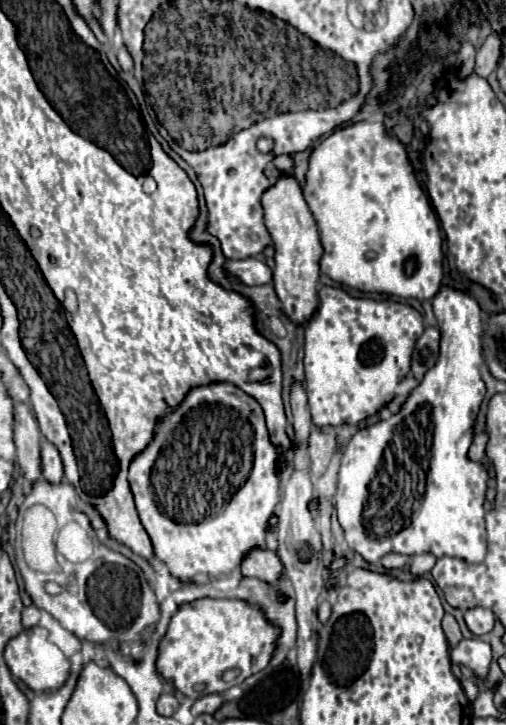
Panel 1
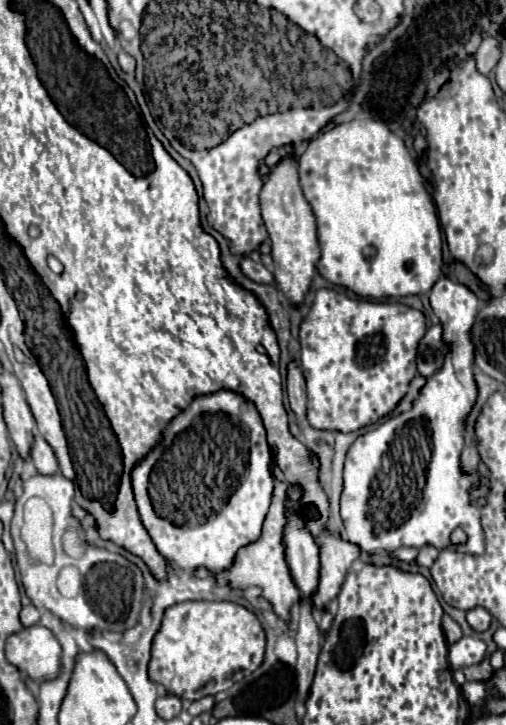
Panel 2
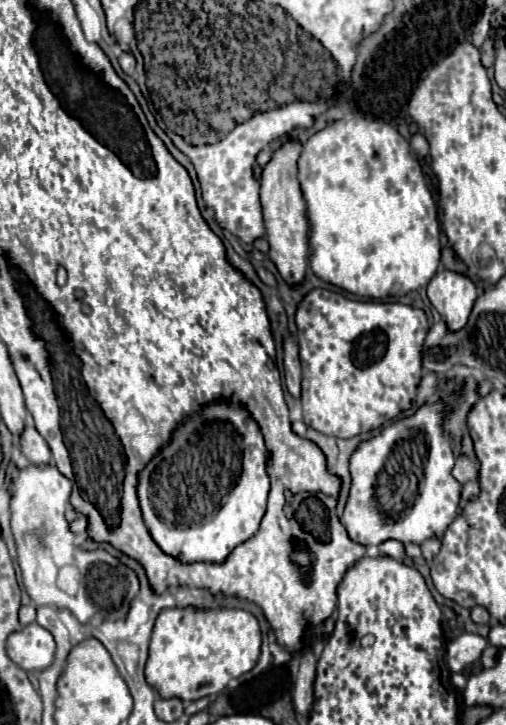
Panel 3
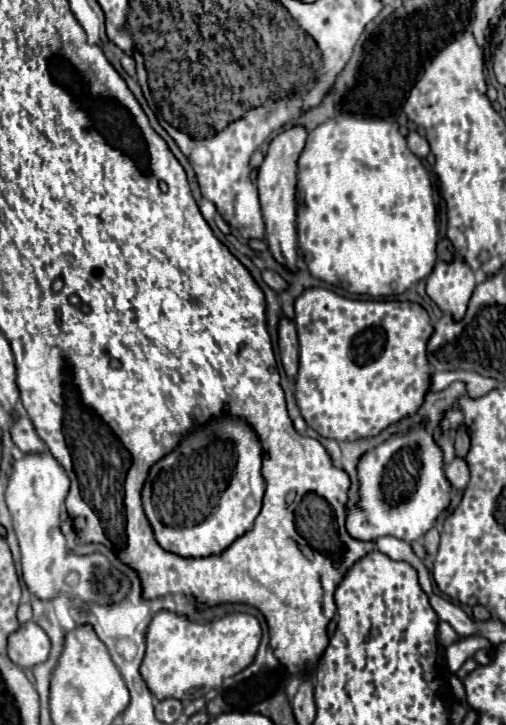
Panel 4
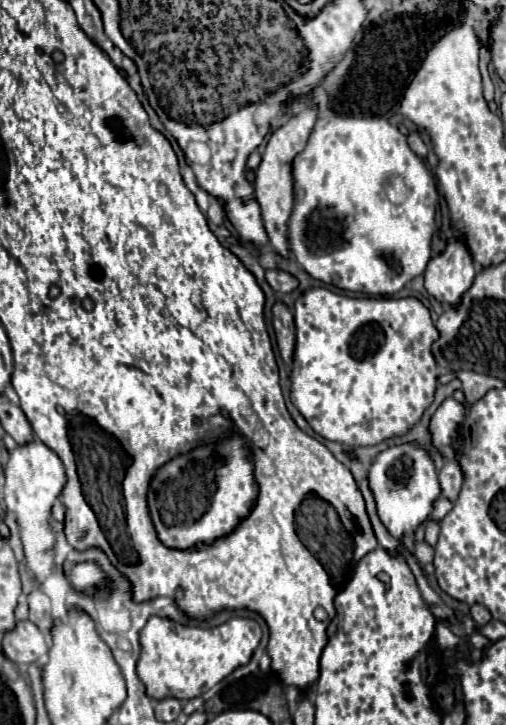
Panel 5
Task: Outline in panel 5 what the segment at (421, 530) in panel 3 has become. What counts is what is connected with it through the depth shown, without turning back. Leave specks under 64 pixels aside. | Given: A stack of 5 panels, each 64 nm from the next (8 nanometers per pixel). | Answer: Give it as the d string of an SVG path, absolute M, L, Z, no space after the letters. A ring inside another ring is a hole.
M406 442L390 446L376 454L366 474L370 492L376 502L376 512L384 528L396 540L412 546L414 534L418 526L426 524L434 510L434 500L442 496L438 470L430 458L430 454L418 442Z

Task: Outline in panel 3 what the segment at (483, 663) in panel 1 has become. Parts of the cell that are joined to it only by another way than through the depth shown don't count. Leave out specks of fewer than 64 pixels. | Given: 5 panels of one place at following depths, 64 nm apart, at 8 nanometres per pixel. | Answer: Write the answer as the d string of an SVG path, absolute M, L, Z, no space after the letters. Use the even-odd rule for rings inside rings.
M462 632L458 638L454 638L446 646L446 660L448 660L450 670L460 672L460 670L472 666L474 662L478 662L486 646L488 646L488 642L484 638Z

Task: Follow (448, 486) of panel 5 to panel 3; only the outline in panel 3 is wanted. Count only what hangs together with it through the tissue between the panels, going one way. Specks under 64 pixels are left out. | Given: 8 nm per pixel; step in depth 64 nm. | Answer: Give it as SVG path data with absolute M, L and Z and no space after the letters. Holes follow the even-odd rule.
M458 454L456 458L456 466L452 470L452 474L456 476L456 480L460 480L462 484L468 480L476 480L478 478L478 466L472 458L468 458L466 454Z

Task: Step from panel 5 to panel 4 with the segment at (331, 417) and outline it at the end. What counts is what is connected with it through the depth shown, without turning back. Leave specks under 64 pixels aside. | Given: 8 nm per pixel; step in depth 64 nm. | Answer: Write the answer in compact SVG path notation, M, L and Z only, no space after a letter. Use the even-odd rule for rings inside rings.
M310 288L296 300L294 318L300 340L300 368L296 380L296 400L302 418L320 436L332 440L356 440L376 436L400 418L412 416L428 392L426 342L432 334L428 312L414 302L350 300L326 288Z

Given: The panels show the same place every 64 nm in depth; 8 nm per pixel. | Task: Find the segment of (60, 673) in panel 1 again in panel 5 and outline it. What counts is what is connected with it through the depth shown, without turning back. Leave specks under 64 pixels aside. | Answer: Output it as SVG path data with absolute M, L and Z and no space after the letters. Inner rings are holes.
M30 620L18 622L12 632L6 632L2 646L4 646L4 654L14 664L38 662L50 650L48 642L46 642L46 636Z

